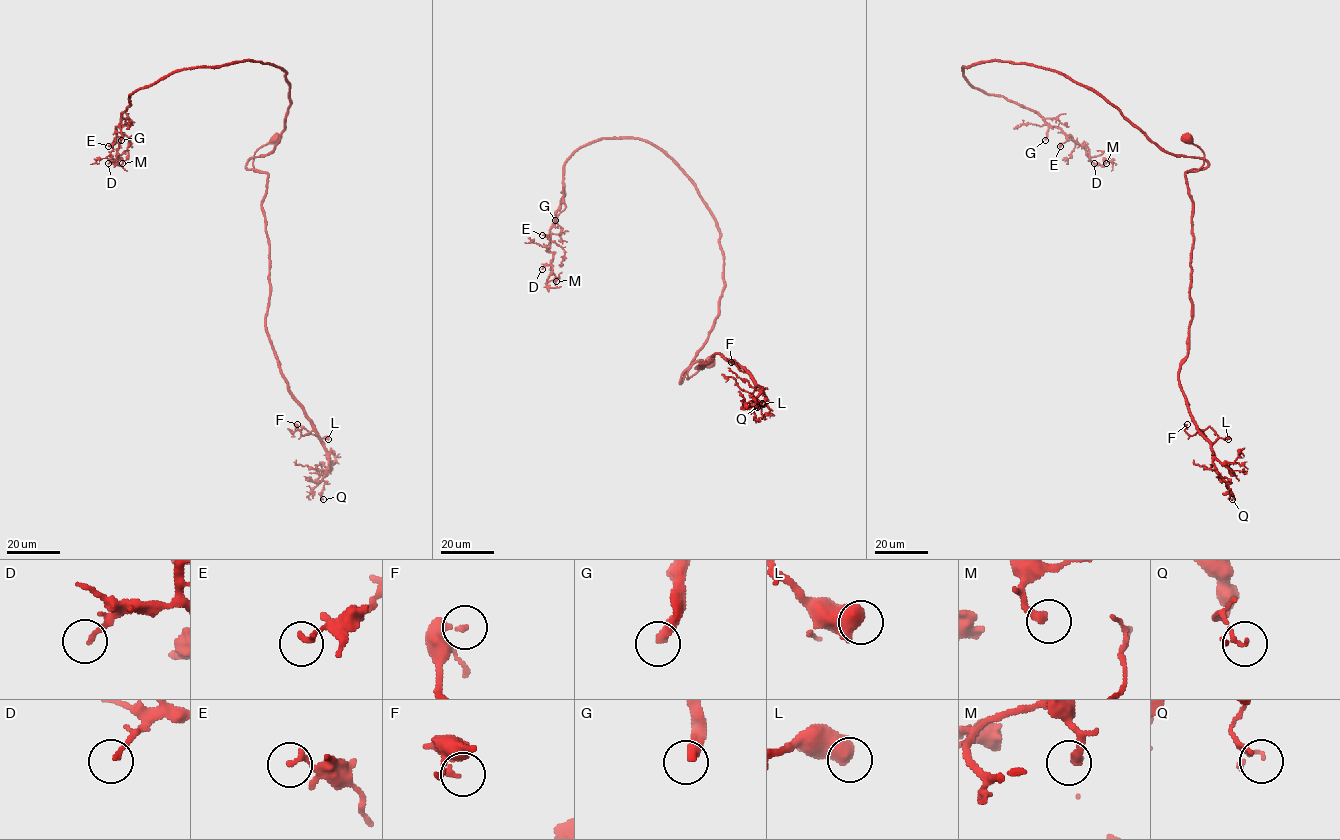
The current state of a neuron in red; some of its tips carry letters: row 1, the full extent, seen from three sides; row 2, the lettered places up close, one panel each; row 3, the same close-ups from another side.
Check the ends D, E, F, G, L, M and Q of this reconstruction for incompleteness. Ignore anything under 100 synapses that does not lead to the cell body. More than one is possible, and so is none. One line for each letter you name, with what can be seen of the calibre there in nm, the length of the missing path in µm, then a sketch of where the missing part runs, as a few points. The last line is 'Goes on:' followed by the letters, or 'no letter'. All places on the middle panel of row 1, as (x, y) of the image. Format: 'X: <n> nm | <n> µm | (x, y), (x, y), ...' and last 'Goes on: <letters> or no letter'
G: 320 nm | 35 µm | (555, 220), (534, 201), (530, 191), (536, 177), (533, 172)
Goes on: G

